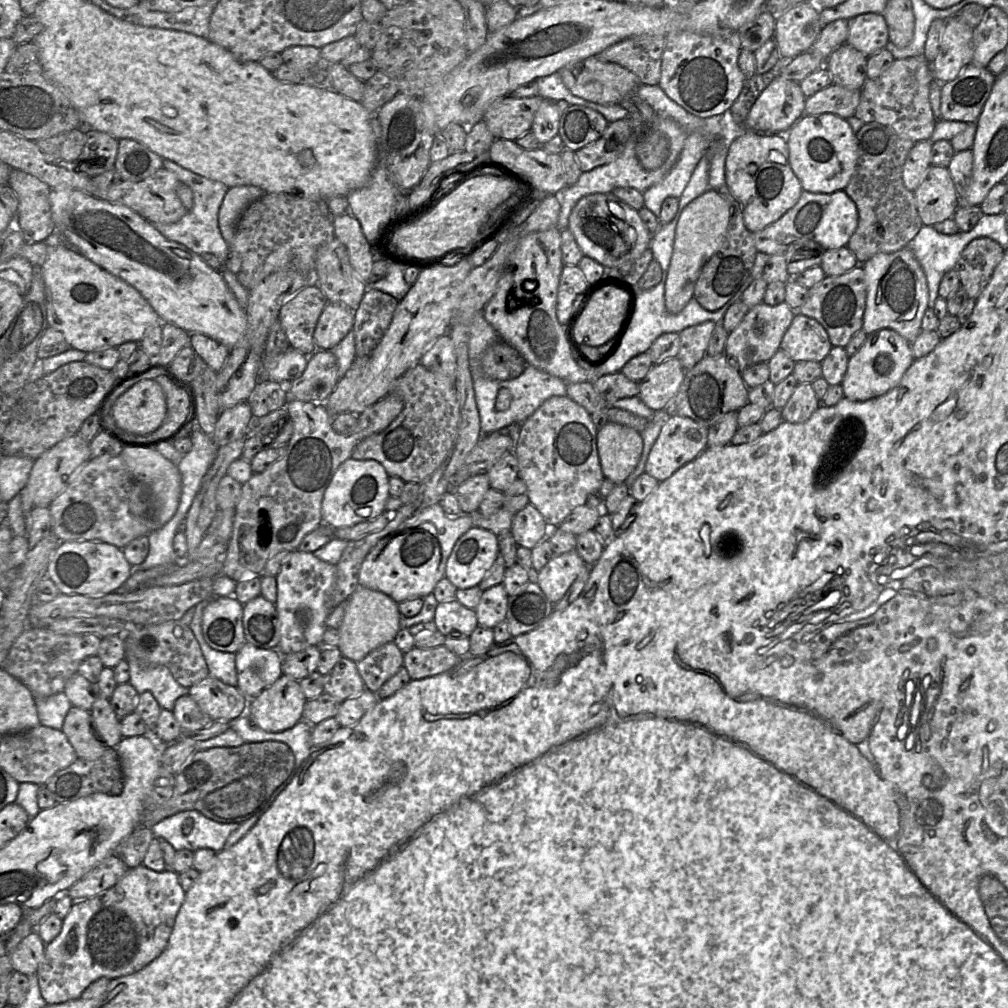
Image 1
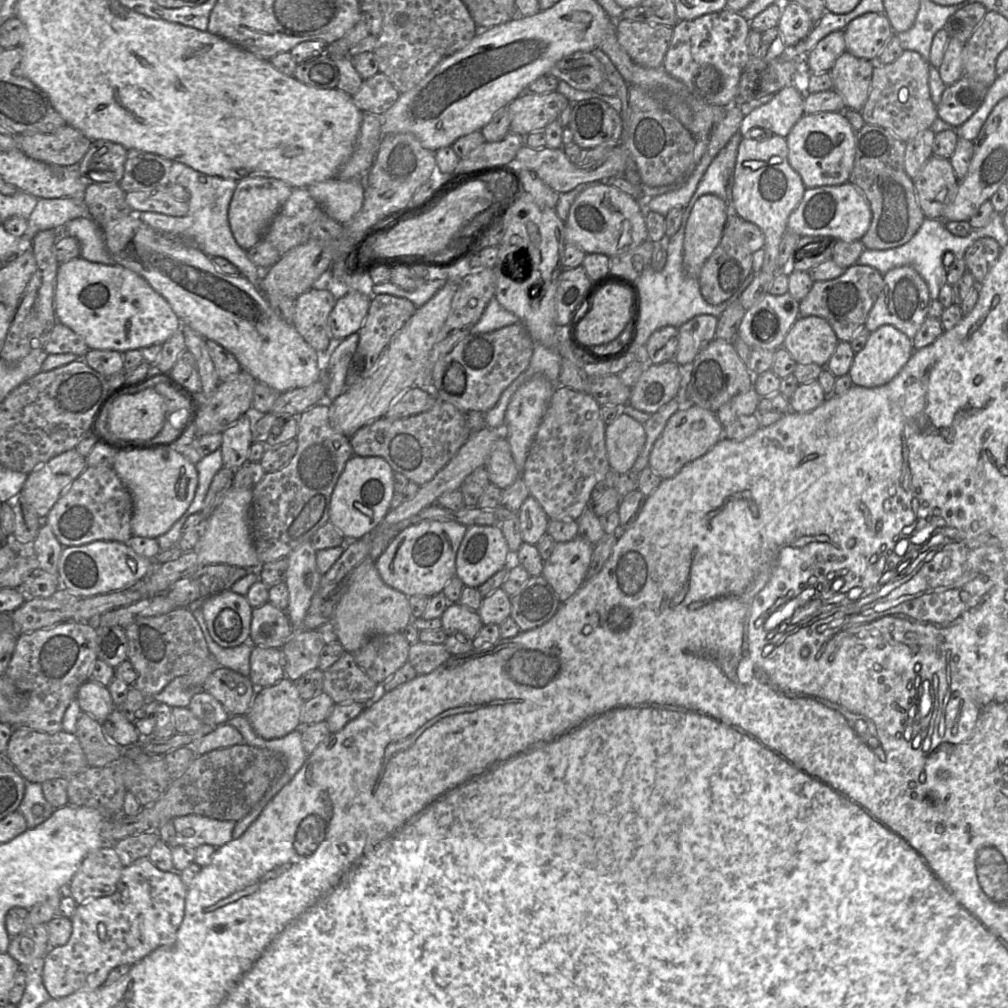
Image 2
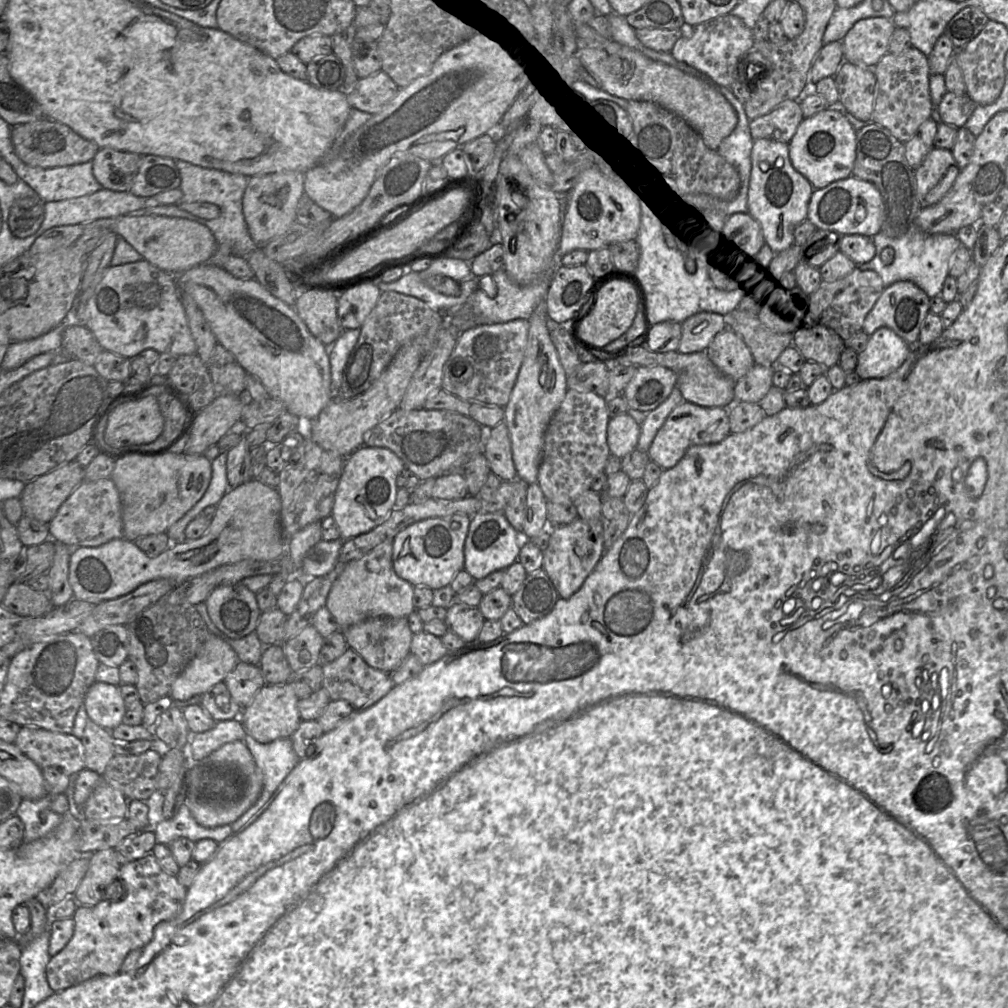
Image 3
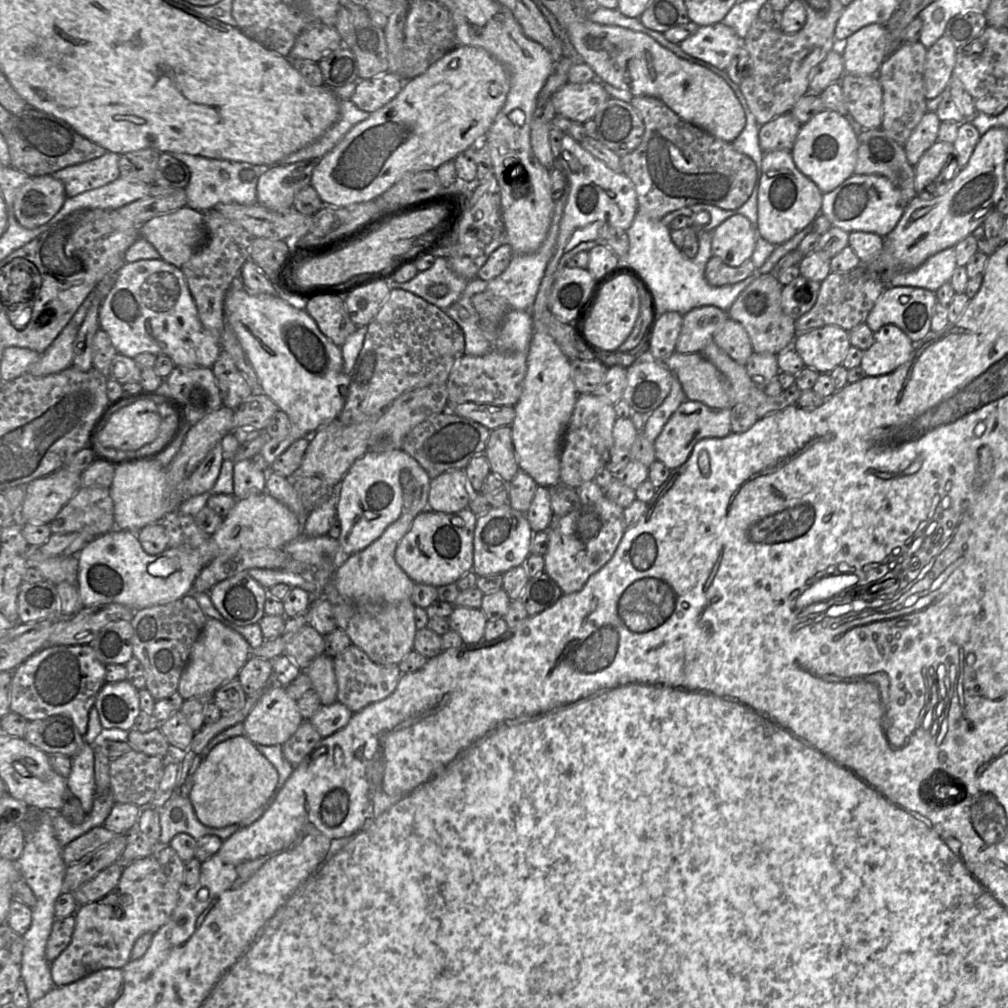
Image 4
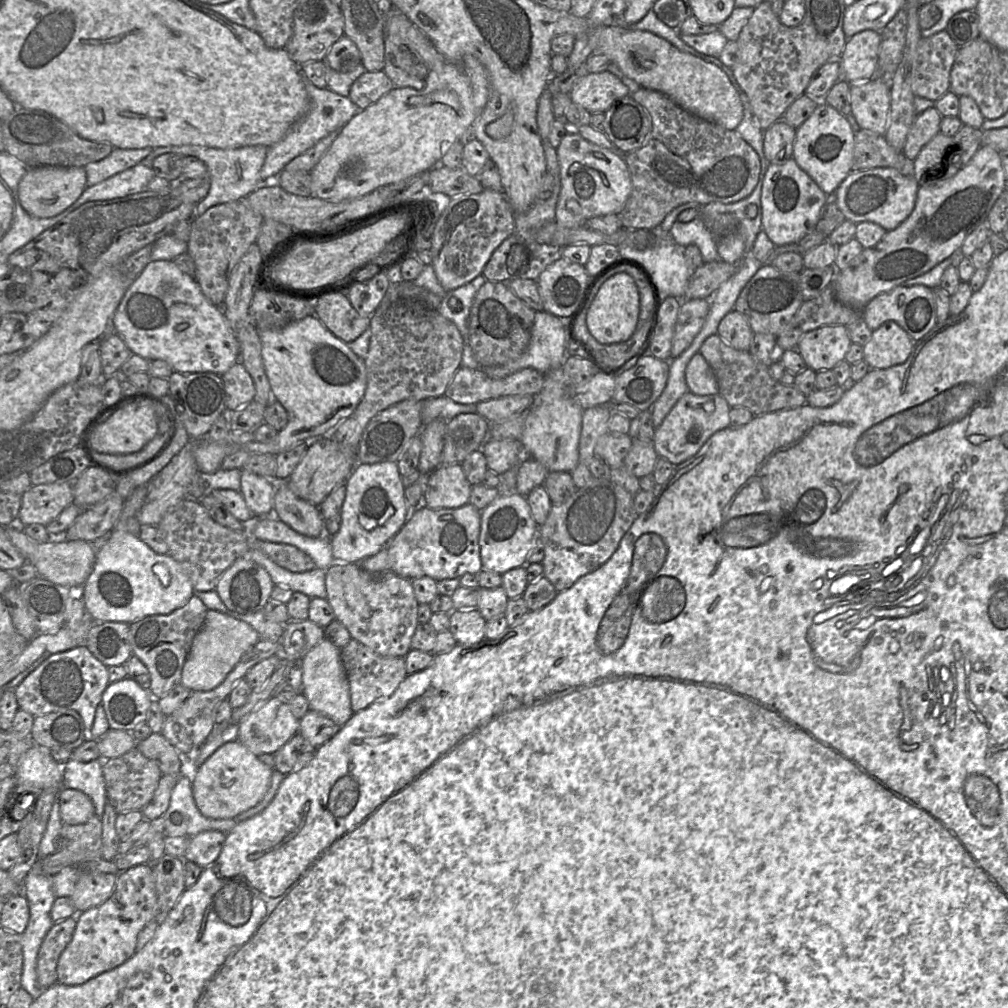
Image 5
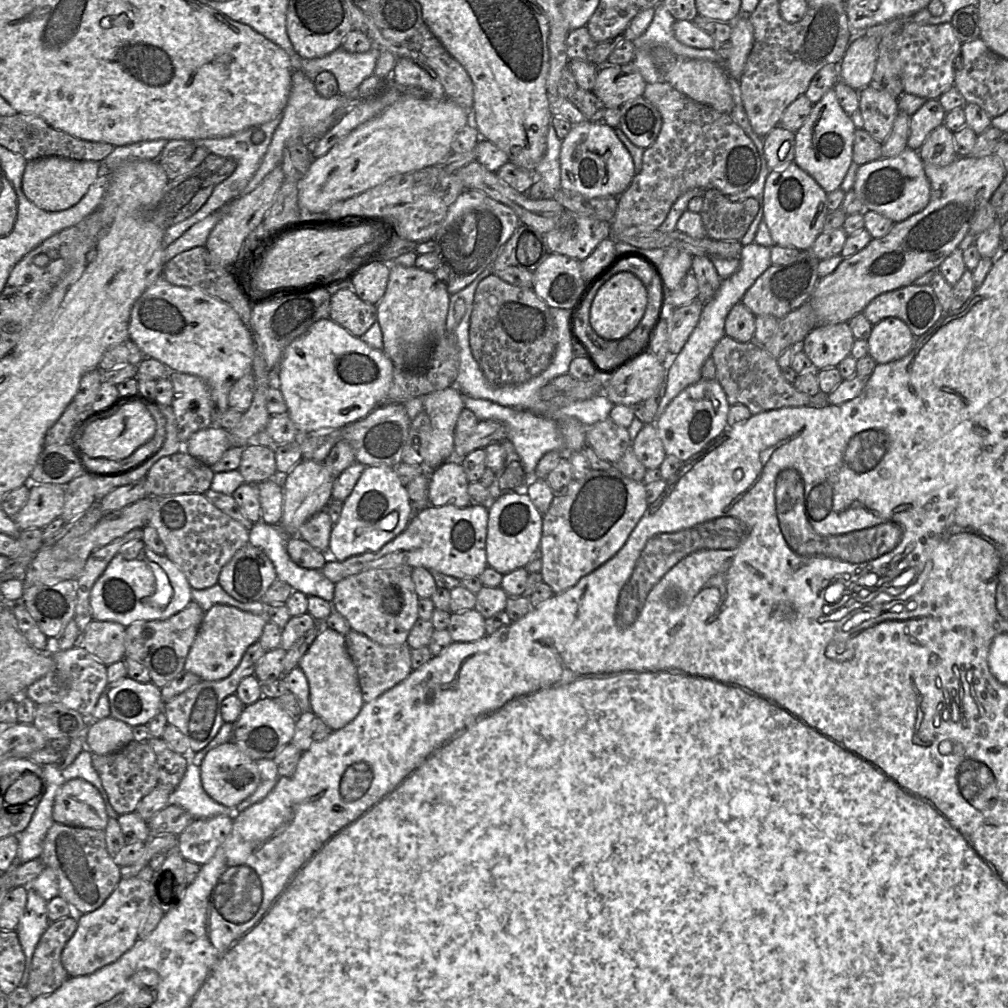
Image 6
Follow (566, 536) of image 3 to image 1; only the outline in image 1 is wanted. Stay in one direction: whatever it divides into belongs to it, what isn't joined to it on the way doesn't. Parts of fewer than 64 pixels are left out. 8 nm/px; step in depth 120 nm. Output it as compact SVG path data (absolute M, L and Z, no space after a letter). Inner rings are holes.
M575 549L562 555L554 555L539 572L531 569L531 580L535 580L547 599L555 604L563 598L585 566L587 565Z

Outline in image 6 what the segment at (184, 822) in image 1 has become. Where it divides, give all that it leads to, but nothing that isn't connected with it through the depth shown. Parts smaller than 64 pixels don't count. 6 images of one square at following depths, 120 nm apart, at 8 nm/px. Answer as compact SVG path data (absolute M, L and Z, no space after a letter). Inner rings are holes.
M189 764L179 783L169 796L169 804L185 809L193 819L226 815L234 820L235 808L228 808L214 801L204 790L201 782L200 766Z

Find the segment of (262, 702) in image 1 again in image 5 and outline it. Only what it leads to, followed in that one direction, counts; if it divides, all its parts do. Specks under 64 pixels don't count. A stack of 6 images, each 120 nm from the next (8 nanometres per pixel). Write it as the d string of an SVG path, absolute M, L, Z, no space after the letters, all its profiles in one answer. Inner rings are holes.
M272 697L239 723L238 741L254 755L274 755L298 730L299 720L293 716L289 705Z

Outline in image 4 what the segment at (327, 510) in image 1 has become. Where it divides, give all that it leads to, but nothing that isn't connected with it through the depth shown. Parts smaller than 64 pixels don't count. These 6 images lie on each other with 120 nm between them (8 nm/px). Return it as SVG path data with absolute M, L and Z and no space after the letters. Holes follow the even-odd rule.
M401 449L383 453L367 451L355 460L342 477L340 496L336 504L336 519L340 524L340 534L337 540L344 554L350 556L363 550L401 516L403 488L399 476L402 470L407 470L413 476L415 490L418 490L420 483L422 505L428 507L431 479L420 464Z

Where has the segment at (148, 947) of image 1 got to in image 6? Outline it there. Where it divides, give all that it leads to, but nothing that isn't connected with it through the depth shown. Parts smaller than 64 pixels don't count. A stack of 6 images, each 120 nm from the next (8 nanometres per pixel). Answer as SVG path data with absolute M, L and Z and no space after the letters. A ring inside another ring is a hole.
M149 872L122 878L112 894L96 910L77 915L77 929L64 946L61 962L69 977L89 975L115 961L133 947L151 906Z

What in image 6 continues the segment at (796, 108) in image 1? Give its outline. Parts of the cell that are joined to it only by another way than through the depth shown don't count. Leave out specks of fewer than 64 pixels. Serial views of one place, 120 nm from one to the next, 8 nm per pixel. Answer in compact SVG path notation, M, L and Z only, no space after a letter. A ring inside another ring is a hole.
M781 125L773 128L764 138L764 154L771 171L782 171L794 161L795 133Z

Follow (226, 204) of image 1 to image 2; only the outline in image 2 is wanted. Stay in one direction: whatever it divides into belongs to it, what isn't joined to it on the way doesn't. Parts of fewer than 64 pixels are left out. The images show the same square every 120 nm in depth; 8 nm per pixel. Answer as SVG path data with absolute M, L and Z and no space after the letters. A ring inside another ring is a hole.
M267 177L243 178L237 183L228 208L228 220L238 245L248 250L258 244L272 219L290 197L293 188L286 182Z

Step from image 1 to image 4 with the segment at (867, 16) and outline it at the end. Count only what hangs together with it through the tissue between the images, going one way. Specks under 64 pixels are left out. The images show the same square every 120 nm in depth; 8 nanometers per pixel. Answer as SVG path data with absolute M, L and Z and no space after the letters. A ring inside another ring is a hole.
M866 25L850 35L839 47L845 73L877 75L887 57L885 25Z

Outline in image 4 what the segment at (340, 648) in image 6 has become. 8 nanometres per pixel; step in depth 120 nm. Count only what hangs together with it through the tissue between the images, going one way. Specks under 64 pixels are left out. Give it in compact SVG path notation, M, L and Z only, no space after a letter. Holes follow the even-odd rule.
M321 654L302 671L309 677L312 684L311 690L318 695L321 705L330 705L337 702L333 658Z

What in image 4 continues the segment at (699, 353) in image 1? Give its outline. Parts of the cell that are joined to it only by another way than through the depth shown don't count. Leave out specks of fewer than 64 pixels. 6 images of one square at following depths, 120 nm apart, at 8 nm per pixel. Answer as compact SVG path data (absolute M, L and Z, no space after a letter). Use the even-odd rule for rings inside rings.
M715 306L694 308L683 315L675 353L702 353L704 347L712 340L713 334L727 318L727 312Z

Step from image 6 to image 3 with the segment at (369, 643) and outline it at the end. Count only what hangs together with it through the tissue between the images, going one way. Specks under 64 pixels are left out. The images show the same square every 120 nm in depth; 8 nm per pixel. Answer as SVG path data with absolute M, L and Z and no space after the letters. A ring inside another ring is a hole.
M348 647L339 658L322 667L322 688L331 701L345 701L356 711L360 711L379 701L392 689L394 684L390 674L369 666Z

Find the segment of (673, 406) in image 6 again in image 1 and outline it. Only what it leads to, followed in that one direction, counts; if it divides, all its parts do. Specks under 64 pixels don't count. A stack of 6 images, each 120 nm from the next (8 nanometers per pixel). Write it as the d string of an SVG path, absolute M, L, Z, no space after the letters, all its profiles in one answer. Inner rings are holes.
M683 416L669 417L653 444L644 472L659 483L671 477L679 468L693 461L707 448L708 427Z

